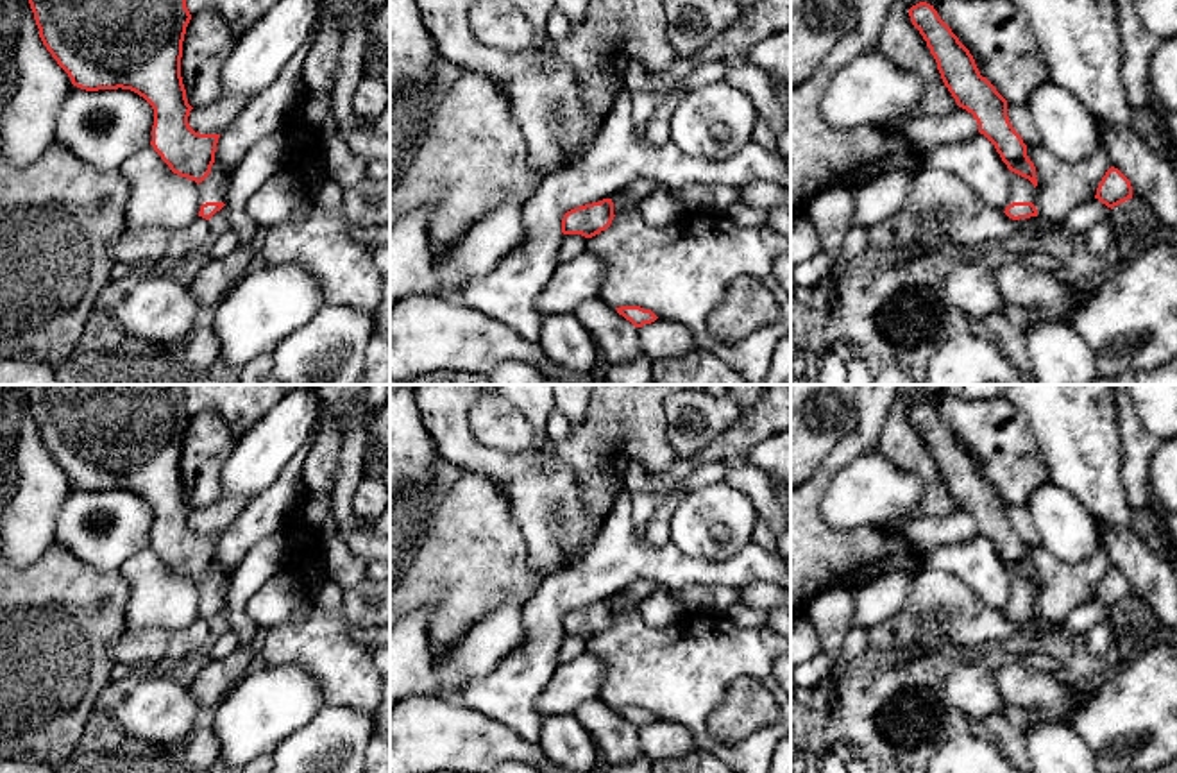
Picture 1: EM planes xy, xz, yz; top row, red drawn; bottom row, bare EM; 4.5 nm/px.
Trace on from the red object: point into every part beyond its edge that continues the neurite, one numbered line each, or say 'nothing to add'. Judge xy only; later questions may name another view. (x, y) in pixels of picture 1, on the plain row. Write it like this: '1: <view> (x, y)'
1: xy (213, 589)

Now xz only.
1: xz (698, 598)

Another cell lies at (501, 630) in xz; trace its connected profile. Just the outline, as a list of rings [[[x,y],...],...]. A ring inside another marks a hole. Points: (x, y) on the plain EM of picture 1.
[[[501,603],[476,621],[433,664],[435,676],[451,691],[445,700],[460,703],[465,687],[472,680],[487,678],[508,653],[522,644],[524,637],[524,605]]]

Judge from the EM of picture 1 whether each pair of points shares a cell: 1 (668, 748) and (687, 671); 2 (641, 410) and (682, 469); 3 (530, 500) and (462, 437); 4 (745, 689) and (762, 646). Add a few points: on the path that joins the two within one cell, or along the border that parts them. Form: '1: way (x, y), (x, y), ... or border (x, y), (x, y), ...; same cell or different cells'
1: border (659, 718), (682, 723), (693, 734), (700, 750); different cells
2: border (678, 457), (664, 469), (648, 469), (635, 460); different cells
3: way (519, 480), (508, 469), (482, 457); same cell
4: border (771, 691), (755, 679), (737, 677), (719, 705); different cells

